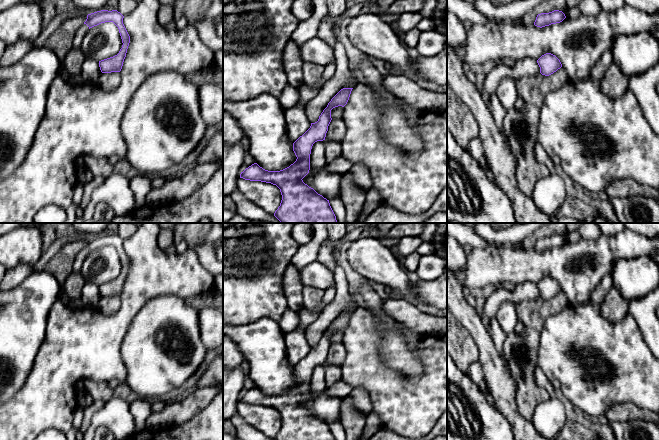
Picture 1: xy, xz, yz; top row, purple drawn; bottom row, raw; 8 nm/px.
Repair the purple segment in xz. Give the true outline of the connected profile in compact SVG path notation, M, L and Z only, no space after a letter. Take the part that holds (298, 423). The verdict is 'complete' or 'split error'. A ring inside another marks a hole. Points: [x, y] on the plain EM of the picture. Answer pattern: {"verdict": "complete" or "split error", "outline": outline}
{"verdict": "complete", "outline": "M353 312L341 313L328 327L319 343L293 367L296 385L280 395L268 395L257 387L252 388L240 398L240 402L261 405L276 409L282 424L274 440L335 440L329 424L318 418L303 406L310 394L310 378L317 365L325 364L328 350L332 344L331 334L344 331Z"}

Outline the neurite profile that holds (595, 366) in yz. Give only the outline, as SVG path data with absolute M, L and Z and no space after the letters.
M588 350L580 352L578 356L581 364L586 368L590 375L596 378L611 378L613 372L613 367L611 364L604 362Z

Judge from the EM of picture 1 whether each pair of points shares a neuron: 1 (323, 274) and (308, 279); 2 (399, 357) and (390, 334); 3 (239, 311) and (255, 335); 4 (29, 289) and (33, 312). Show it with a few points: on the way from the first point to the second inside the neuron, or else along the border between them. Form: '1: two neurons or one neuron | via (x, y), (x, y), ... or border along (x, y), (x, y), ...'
1: one neuron | via (319, 275), (312, 275)
2: one neuron | via (395, 351), (393, 340)
3: two neurons | border along (270, 317), (259, 317), (250, 322), (233, 325)
4: one neuron | via (30, 295), (30, 306)

